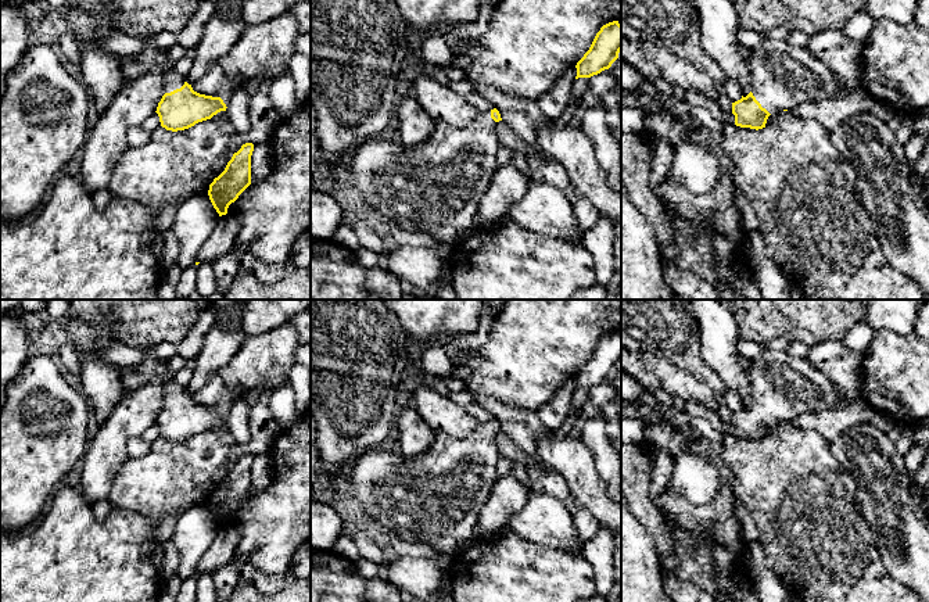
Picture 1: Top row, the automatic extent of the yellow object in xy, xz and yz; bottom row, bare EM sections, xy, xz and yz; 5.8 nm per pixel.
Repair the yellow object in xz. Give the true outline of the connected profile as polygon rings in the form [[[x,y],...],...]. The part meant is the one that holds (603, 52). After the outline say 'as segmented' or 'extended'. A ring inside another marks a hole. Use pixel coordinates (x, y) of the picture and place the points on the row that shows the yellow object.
[[[618,21],[609,22],[596,33],[589,50],[577,62],[577,76],[591,78],[609,69],[621,51],[621,25]]]; as segmented

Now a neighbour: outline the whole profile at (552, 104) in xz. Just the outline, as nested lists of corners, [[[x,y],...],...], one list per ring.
[[[570,67],[537,103],[541,112],[548,118],[548,122],[556,122],[564,108],[570,103],[573,85],[577,76],[577,68]]]

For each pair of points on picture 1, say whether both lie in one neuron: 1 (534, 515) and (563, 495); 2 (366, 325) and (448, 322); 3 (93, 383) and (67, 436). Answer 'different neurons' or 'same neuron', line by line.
1: different neurons
2: different neurons
3: different neurons

